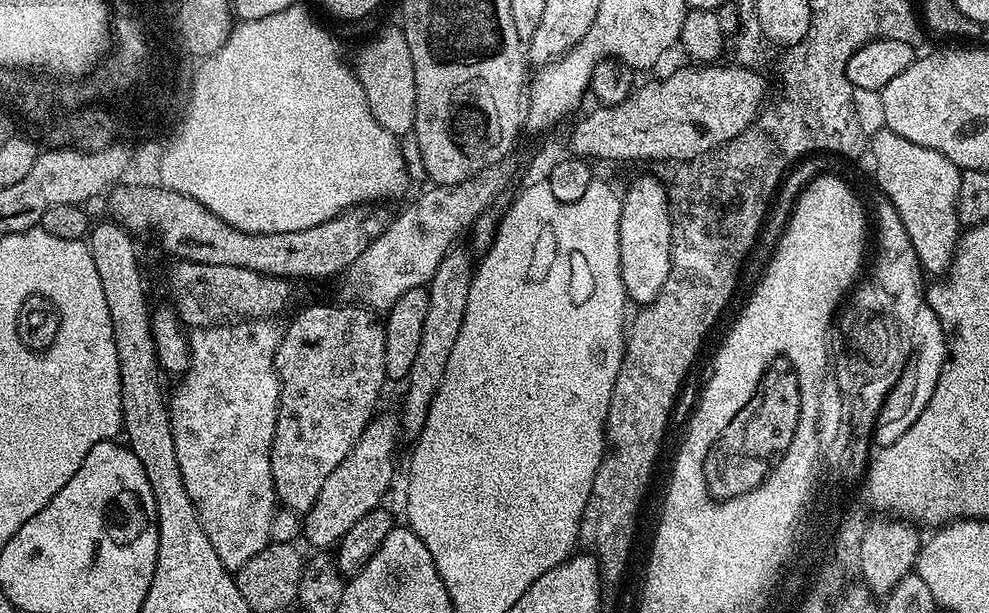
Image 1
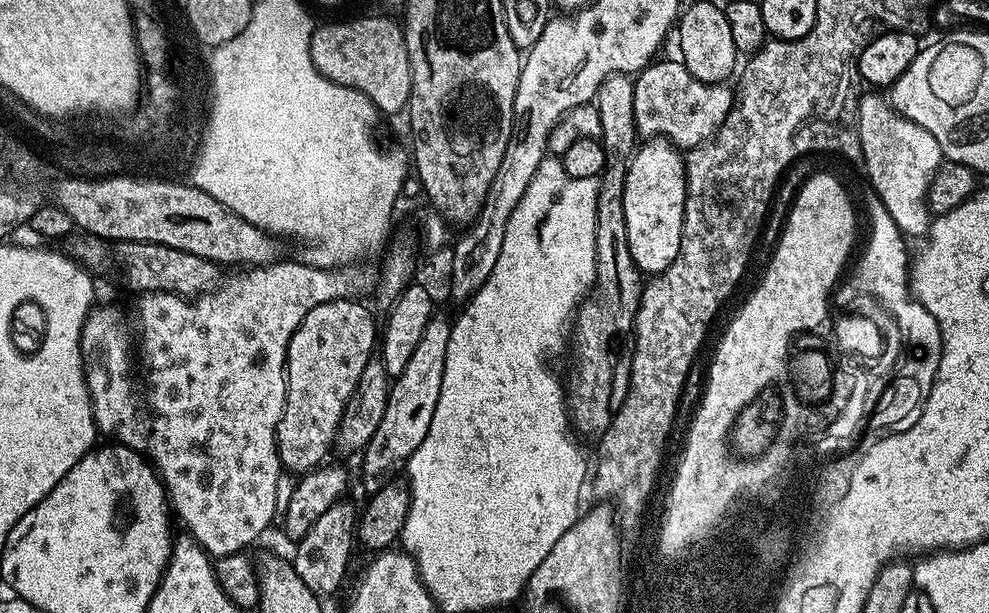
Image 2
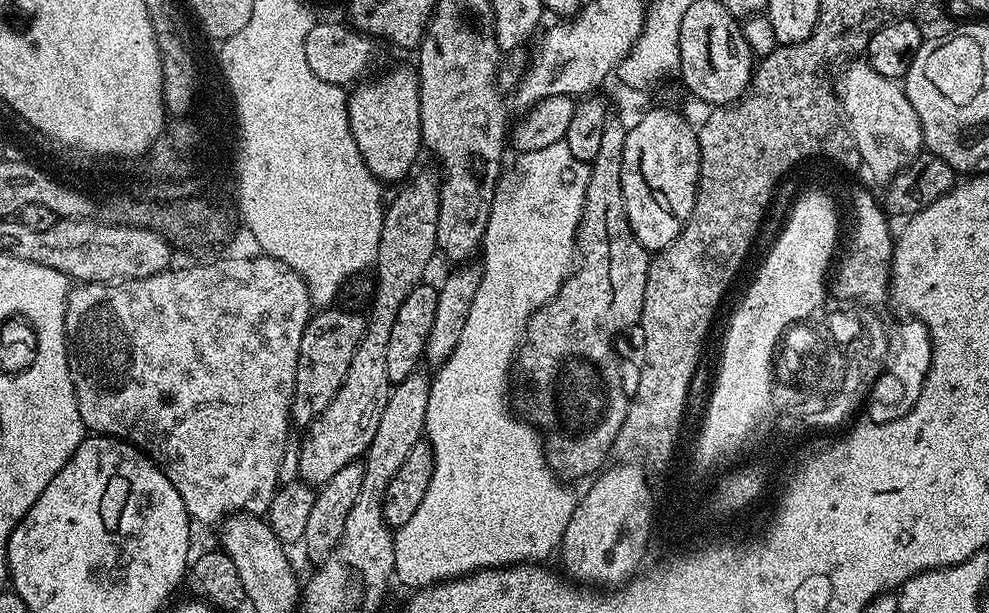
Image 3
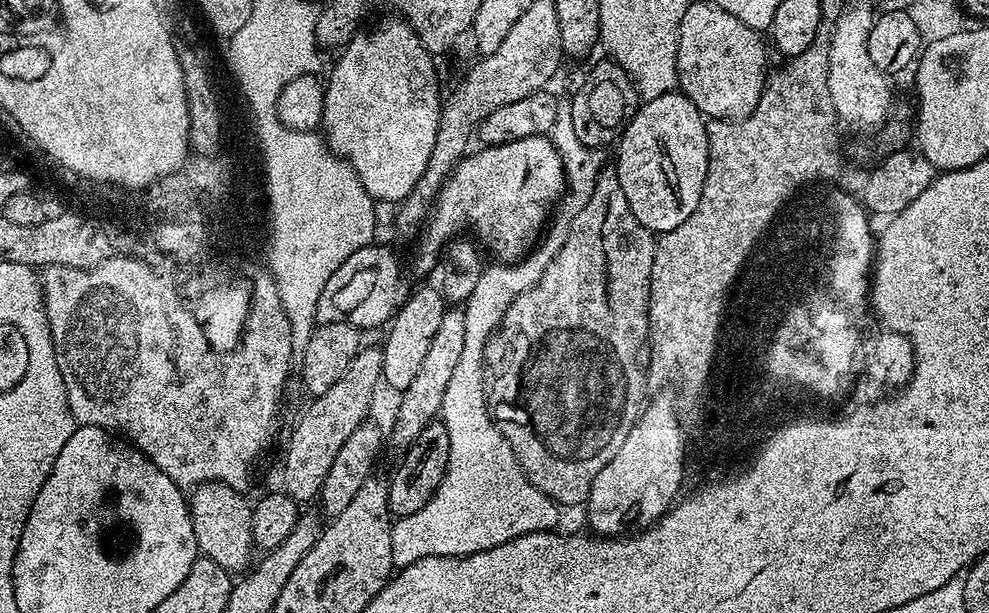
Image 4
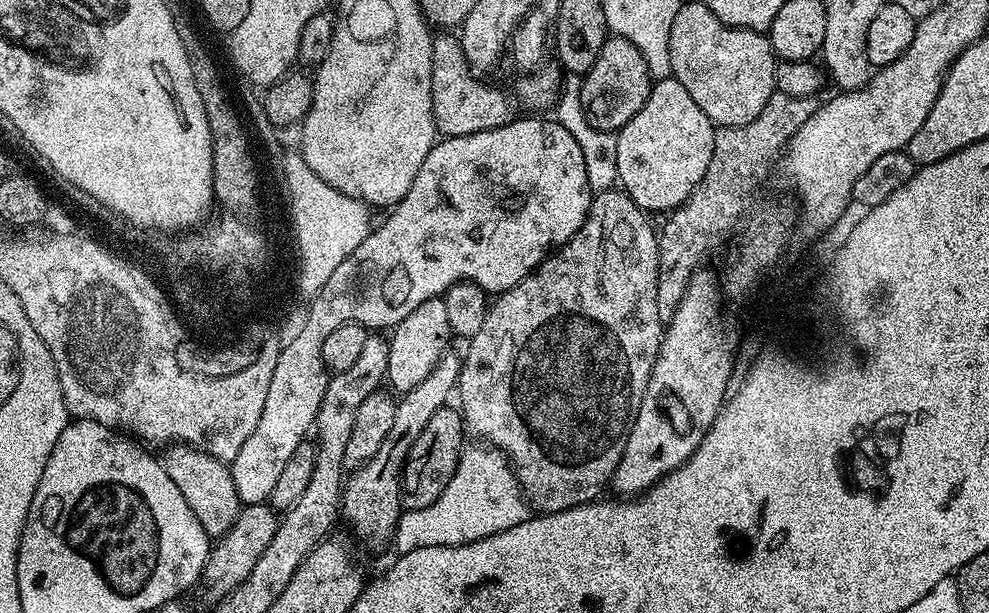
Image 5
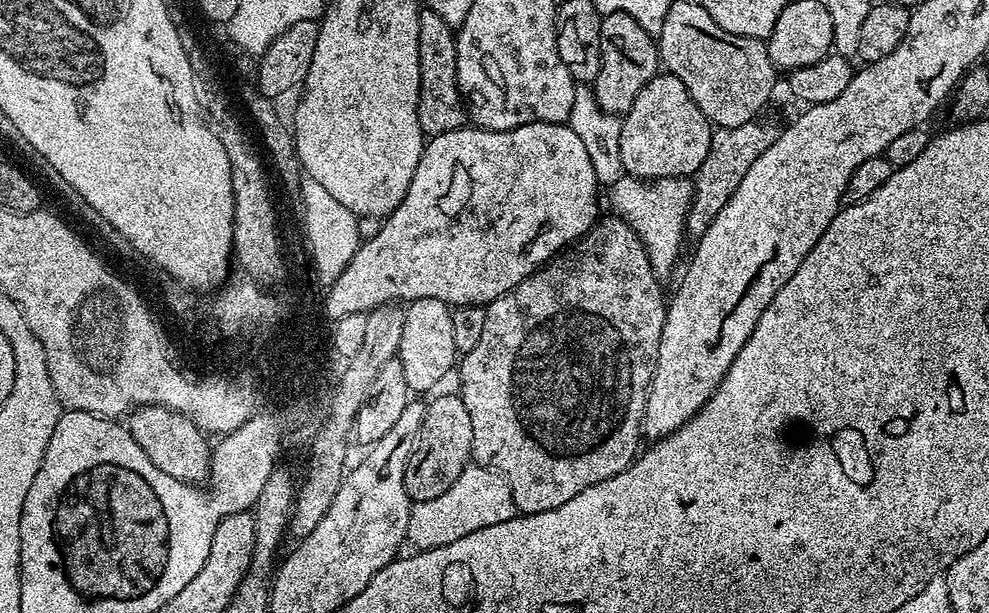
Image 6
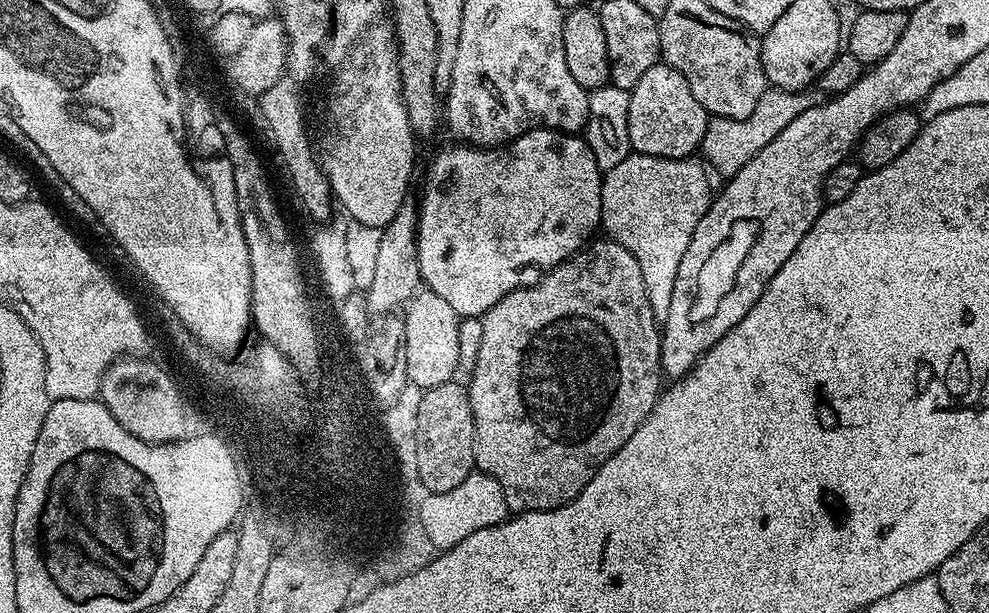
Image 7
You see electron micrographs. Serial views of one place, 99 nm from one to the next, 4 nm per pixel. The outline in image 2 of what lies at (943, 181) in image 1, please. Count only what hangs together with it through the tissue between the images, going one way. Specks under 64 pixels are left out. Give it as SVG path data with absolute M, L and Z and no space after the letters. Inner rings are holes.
M883 95L864 96L858 100L858 115L856 118L856 128L860 132L860 145L864 155L862 167L868 171L868 180L871 191L875 192L886 210L890 212L890 217L900 227L905 237L920 236L927 237L930 227L930 209L928 206L928 188L932 184L932 179L936 176L942 163L942 153L938 142L934 142L934 134L930 130L922 130L914 122L910 122L904 116L898 116L892 110L892 105Z

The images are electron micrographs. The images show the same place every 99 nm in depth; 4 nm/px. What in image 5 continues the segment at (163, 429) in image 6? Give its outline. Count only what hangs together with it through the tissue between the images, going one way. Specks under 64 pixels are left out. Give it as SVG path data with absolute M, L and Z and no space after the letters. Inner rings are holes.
M172 446L167 452L168 460L163 461L166 474L170 474L174 486L182 490L182 498L186 498L202 530L210 538L219 538L227 534L230 526L234 526L242 507L240 495L234 486L231 467L225 461L200 452L196 448Z

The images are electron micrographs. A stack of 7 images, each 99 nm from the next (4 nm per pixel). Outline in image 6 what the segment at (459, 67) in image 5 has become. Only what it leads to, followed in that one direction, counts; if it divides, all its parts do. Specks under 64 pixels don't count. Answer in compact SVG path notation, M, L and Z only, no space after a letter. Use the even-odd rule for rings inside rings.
M421 11L418 22L418 58L420 59L420 97L418 122L425 137L446 134L446 130L465 127L466 108L460 87L456 85L456 32L438 14Z

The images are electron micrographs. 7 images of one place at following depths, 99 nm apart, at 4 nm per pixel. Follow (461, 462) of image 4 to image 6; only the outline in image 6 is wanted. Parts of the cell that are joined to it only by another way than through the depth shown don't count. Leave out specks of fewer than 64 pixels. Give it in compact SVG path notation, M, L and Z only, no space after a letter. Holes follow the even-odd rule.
M470 466L460 475L458 482L446 490L446 494L413 503L407 543L417 544L415 547L420 550L446 546L450 542L458 542L458 538L466 538L468 532L482 530L484 524L506 522L515 515L514 498L503 476L491 468Z

